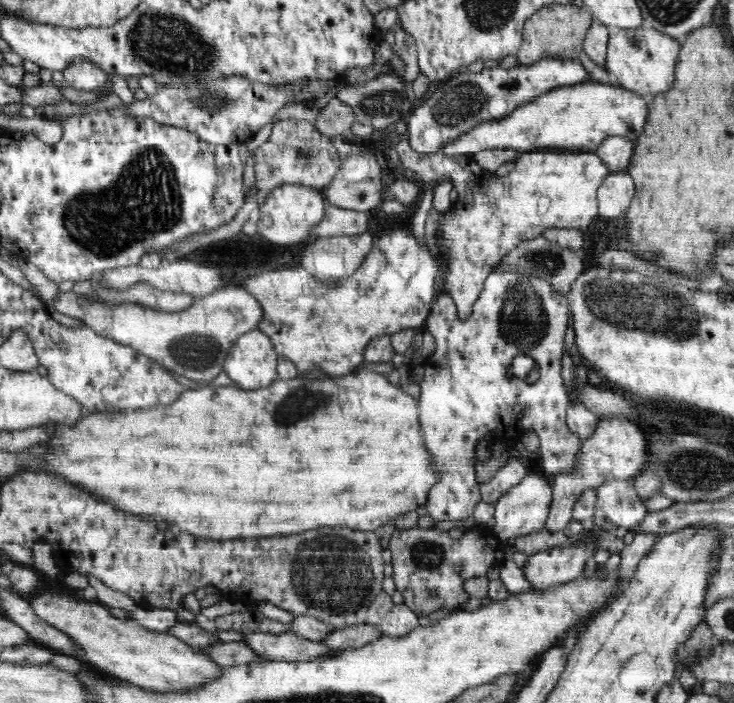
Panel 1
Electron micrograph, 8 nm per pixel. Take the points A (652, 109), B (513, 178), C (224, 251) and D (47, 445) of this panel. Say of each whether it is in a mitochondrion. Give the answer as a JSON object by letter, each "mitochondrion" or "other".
{"A":"other","B":"other","C":"other","D":"other"}

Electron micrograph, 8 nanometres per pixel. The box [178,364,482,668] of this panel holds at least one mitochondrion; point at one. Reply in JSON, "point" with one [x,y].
{"point":[336,577]}

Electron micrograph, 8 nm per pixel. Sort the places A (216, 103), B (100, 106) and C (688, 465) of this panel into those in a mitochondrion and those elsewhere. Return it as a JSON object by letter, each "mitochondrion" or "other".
{"A":"mitochondrion","B":"other","C":"mitochondrion"}

